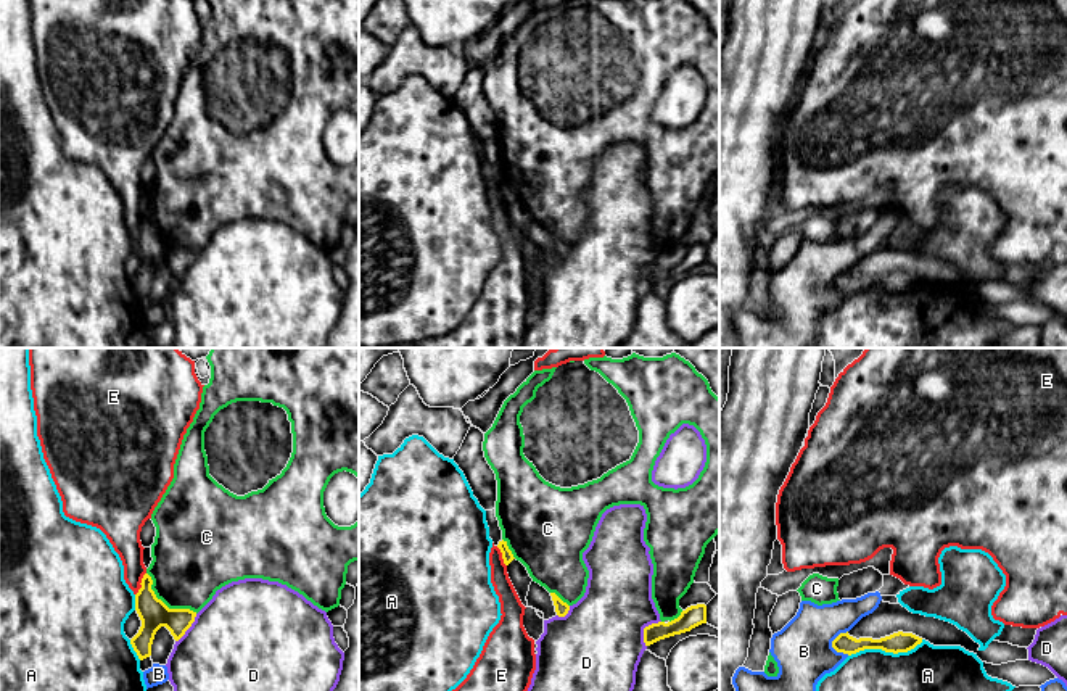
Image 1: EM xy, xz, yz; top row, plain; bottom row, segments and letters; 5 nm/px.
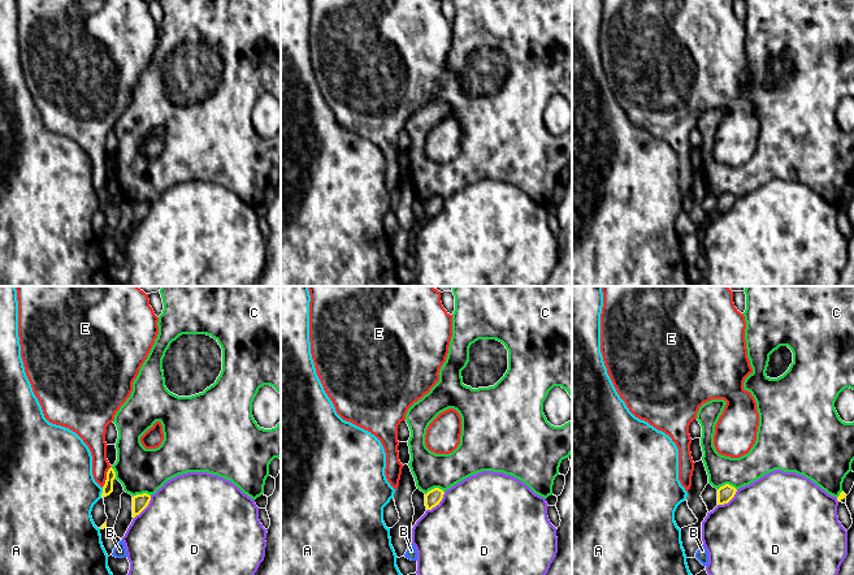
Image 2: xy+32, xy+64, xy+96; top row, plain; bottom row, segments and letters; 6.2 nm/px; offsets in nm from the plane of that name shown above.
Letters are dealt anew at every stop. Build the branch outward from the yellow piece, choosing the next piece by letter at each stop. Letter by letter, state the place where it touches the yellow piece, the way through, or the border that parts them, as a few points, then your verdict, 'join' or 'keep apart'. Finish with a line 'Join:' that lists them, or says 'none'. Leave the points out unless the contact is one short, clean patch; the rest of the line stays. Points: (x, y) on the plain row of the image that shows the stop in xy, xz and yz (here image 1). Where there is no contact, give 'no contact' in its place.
A: contact yz (885, 290); keep apart
B: contact yz (834, 279); keep apart
C: contact xy (163, 242); keep apart
D: contact xz (644, 269); keep apart
E: contact xy (140, 223); border xy (145, 211), (135, 234); keep apart
Join: none

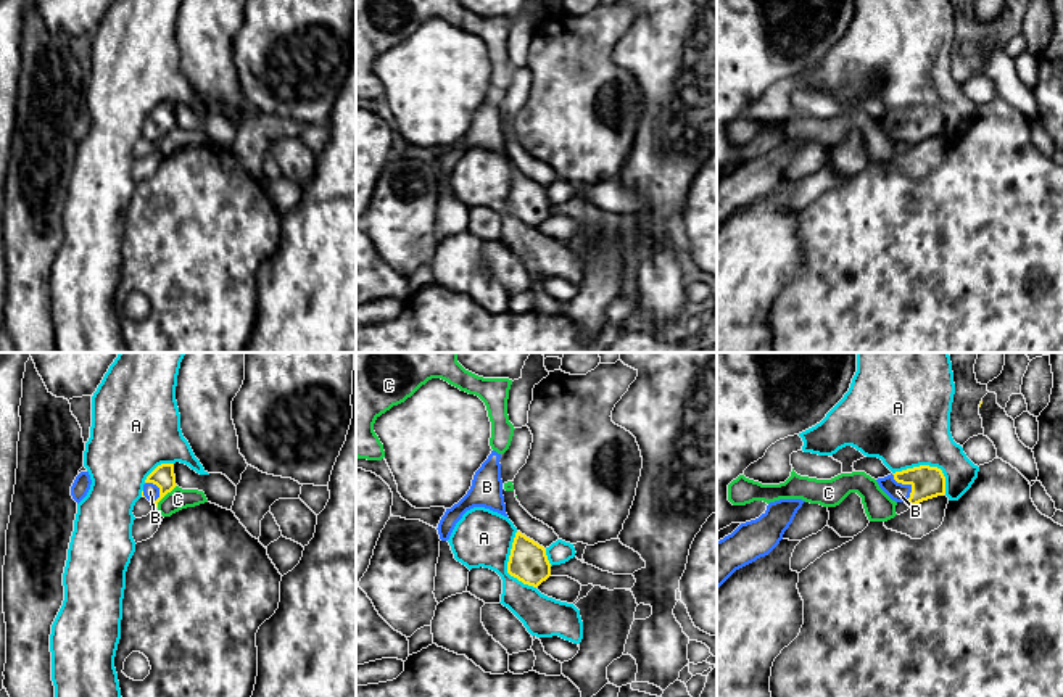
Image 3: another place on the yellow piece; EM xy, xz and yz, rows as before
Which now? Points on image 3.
A: contact yz (928, 105); keep apart
B: contact yz (909, 123); way yz (926, 121), (909, 123), (897, 131); join
C: contact xy (165, 134); keep apart
Join: B

